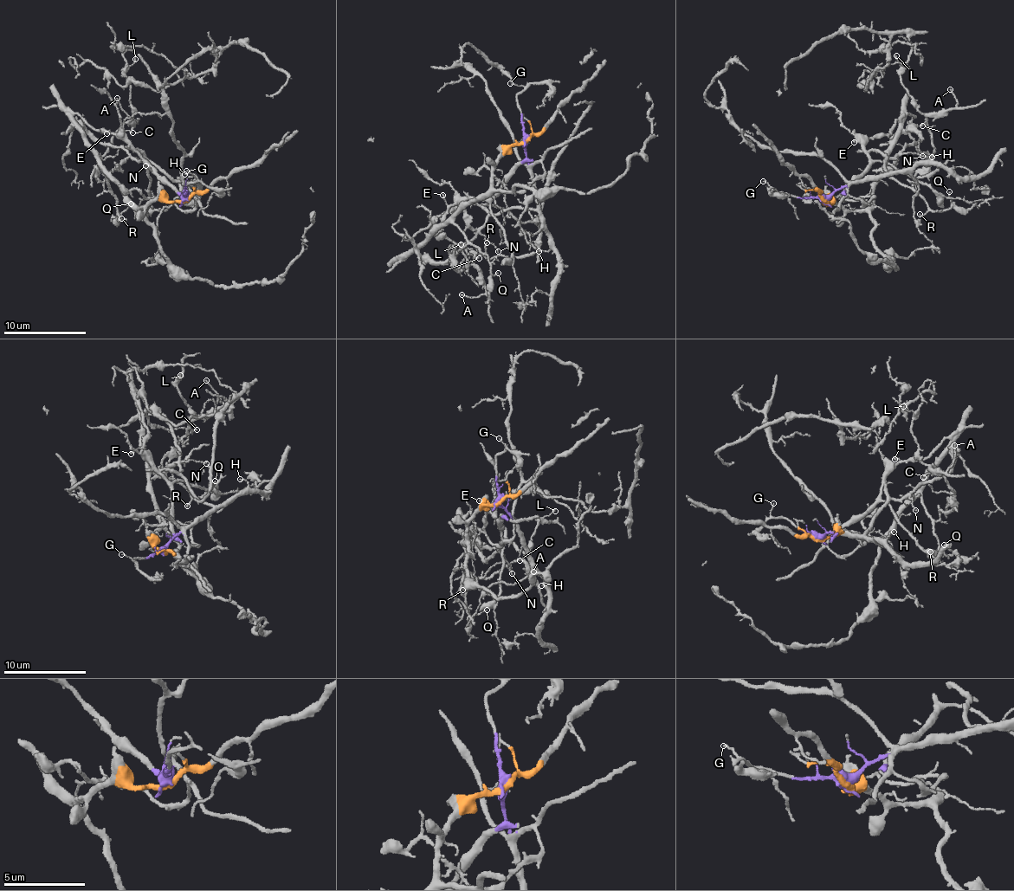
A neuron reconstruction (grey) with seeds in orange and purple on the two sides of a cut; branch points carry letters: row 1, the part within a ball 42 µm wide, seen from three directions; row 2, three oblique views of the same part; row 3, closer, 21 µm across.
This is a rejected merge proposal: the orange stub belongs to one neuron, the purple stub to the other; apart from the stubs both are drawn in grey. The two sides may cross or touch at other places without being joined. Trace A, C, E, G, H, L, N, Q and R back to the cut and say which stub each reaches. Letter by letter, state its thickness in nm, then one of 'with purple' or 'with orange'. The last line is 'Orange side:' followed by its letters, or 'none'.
A: 120 nm thick; with purple
C: 130 nm thick; with purple
E: 160 nm thick; with purple
G: 100 nm thick; with purple
H: 110 nm thick; with purple
L: 110 nm thick; with purple
N: 80 nm thick; with purple
Q: 110 nm thick; with orange
R: 140 nm thick; with orange
Orange side: Q, R

